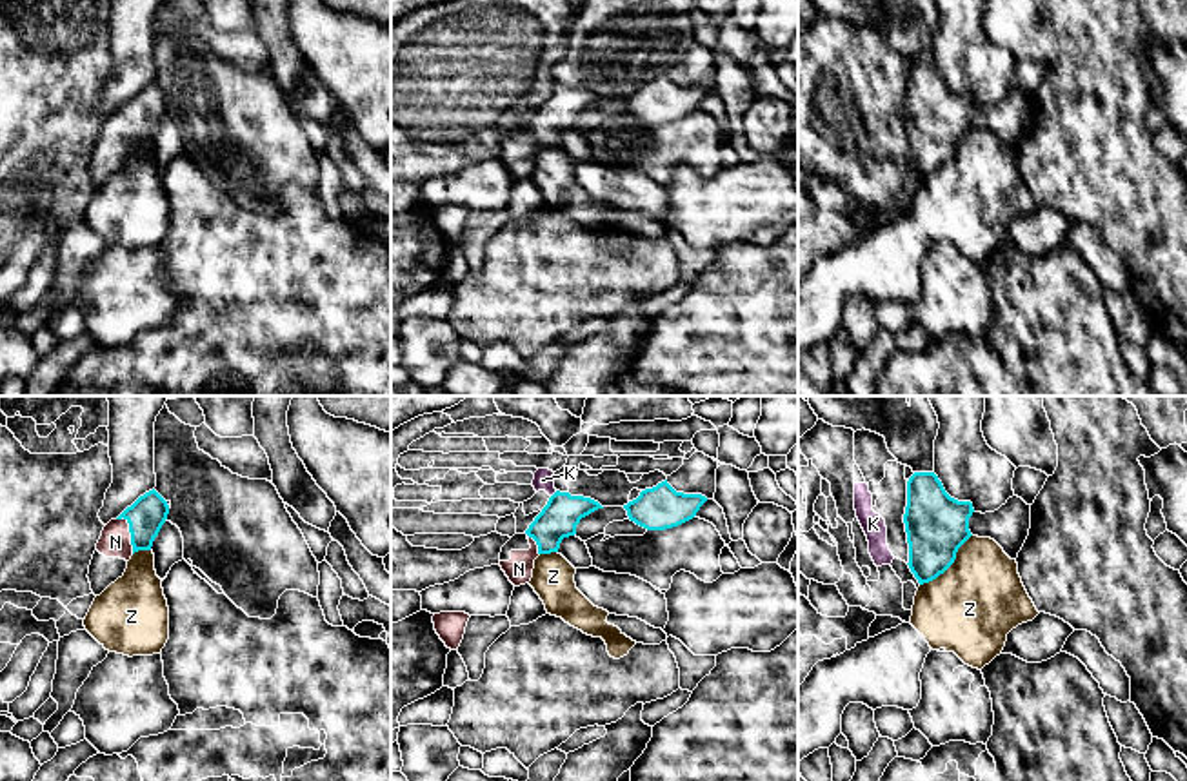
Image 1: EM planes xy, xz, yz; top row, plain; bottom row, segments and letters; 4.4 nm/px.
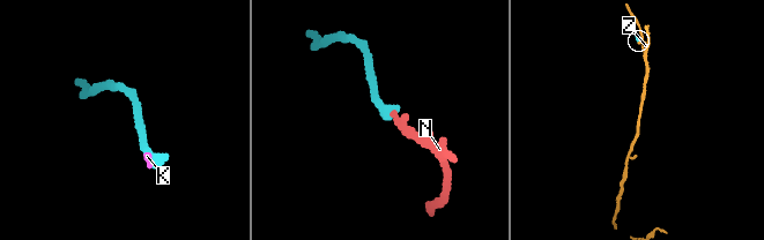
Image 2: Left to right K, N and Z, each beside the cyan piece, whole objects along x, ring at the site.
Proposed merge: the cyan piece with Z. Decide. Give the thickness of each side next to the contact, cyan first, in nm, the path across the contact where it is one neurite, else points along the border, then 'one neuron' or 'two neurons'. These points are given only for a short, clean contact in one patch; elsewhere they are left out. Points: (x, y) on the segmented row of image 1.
calibres 280 and 400 nm; border yz (971, 534), (958, 549), (957, 558), (942, 573), (920, 585); two neurons

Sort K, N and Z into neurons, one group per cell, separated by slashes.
K / N / Z

